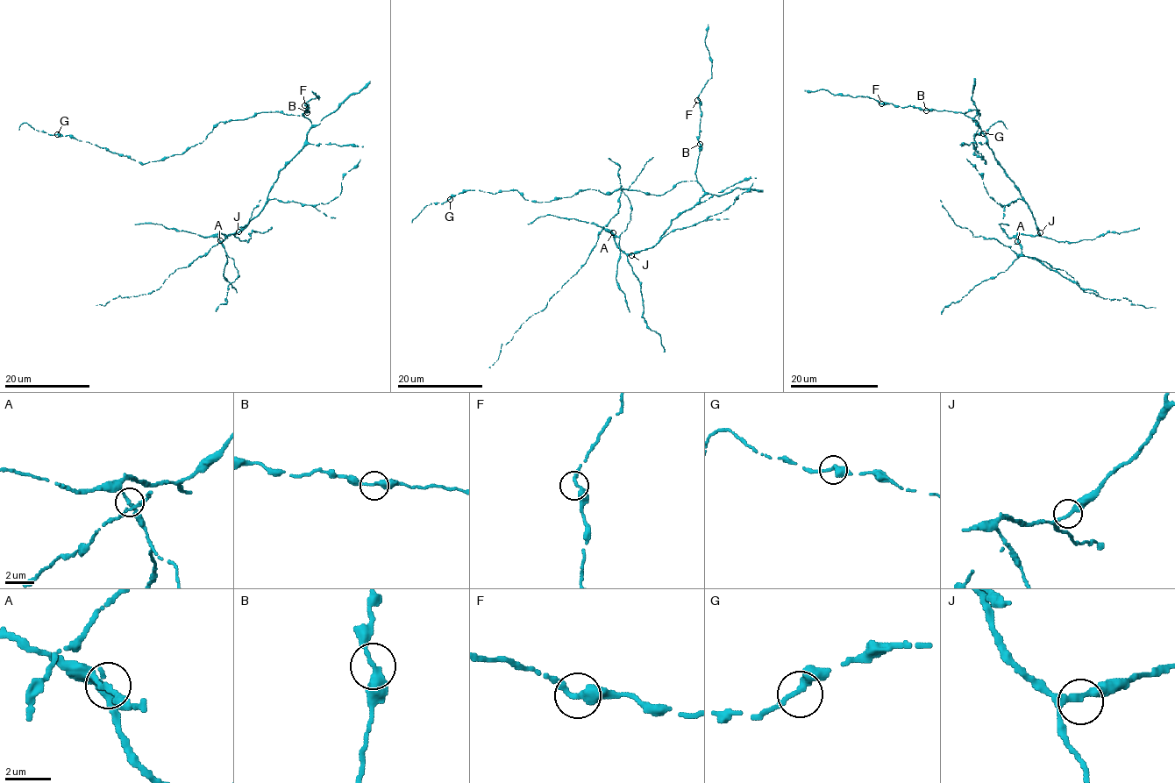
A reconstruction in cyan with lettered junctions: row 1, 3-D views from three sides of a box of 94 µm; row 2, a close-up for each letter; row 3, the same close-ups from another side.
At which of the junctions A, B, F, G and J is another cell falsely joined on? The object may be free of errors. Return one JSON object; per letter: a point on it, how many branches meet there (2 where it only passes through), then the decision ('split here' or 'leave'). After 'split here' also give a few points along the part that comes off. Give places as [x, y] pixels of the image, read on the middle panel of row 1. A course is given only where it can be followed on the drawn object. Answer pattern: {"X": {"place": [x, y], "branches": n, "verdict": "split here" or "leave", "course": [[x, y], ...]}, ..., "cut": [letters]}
{"A": {"place": [613, 232], "branches": 2, "verdict": "split here", "course": [[613, 232], [603, 226], [585, 263], [543, 309], [522, 323], [512, 339], [501, 347], [498, 359], [488, 367]]}, "B": {"place": [700, 144], "branches": 2, "verdict": "leave"}, "F": {"place": [697, 100], "branches": 2, "verdict": "leave"}, "G": {"place": [450, 199], "branches": 2, "verdict": "leave"}, "J": {"place": [631, 255], "branches": 2, "verdict": "leave"}, "cut": ["A"]}

